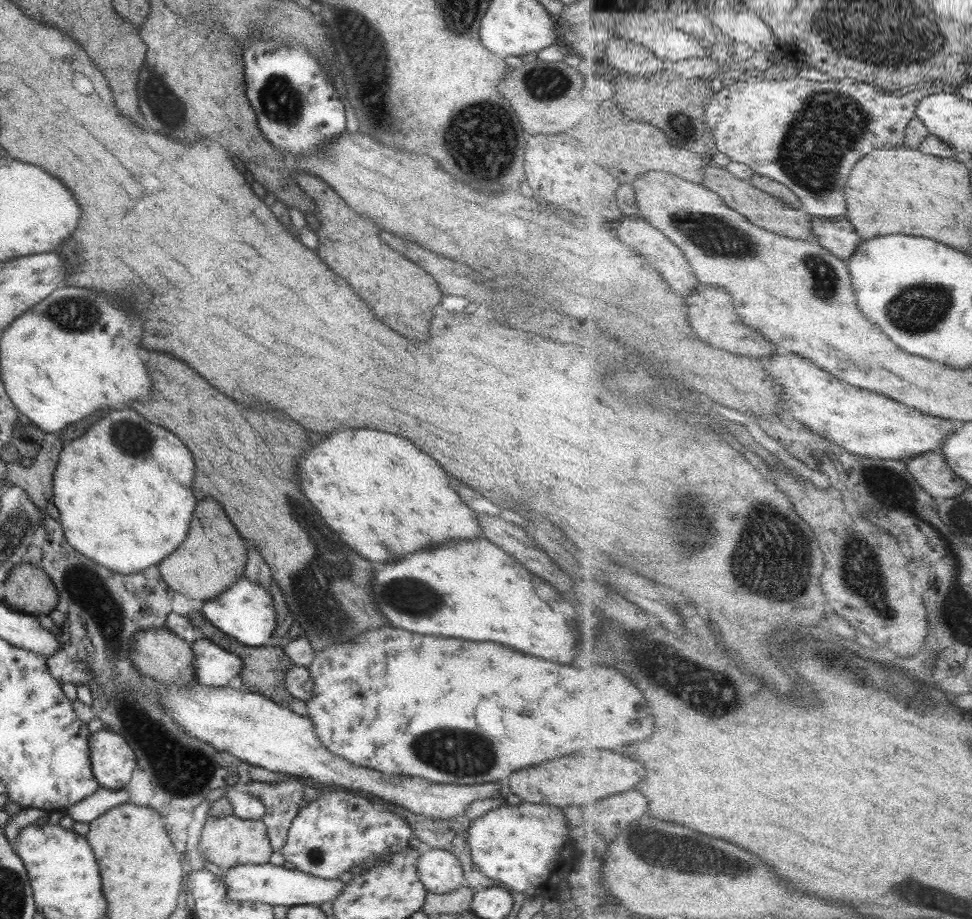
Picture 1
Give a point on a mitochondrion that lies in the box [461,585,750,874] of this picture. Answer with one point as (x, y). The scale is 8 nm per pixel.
(697, 856)

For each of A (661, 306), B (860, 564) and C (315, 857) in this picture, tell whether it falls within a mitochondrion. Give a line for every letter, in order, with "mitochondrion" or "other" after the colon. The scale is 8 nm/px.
A: other
B: mitochondrion
C: mitochondrion

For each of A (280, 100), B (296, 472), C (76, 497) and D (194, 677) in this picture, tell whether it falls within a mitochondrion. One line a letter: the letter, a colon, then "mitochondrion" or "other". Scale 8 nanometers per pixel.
A: mitochondrion
B: other
C: other
D: other

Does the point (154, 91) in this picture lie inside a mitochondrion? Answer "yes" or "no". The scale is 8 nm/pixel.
no

